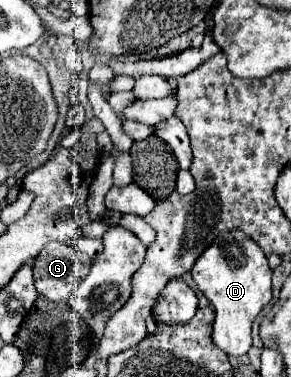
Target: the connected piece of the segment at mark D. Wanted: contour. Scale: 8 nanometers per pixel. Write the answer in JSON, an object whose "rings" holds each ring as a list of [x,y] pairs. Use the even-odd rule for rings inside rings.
{"rings":[[[242,231],[222,233],[194,263],[192,279],[214,305],[216,321],[212,339],[230,357],[242,357],[252,347],[252,323],[272,299],[272,271],[262,249]]]}

